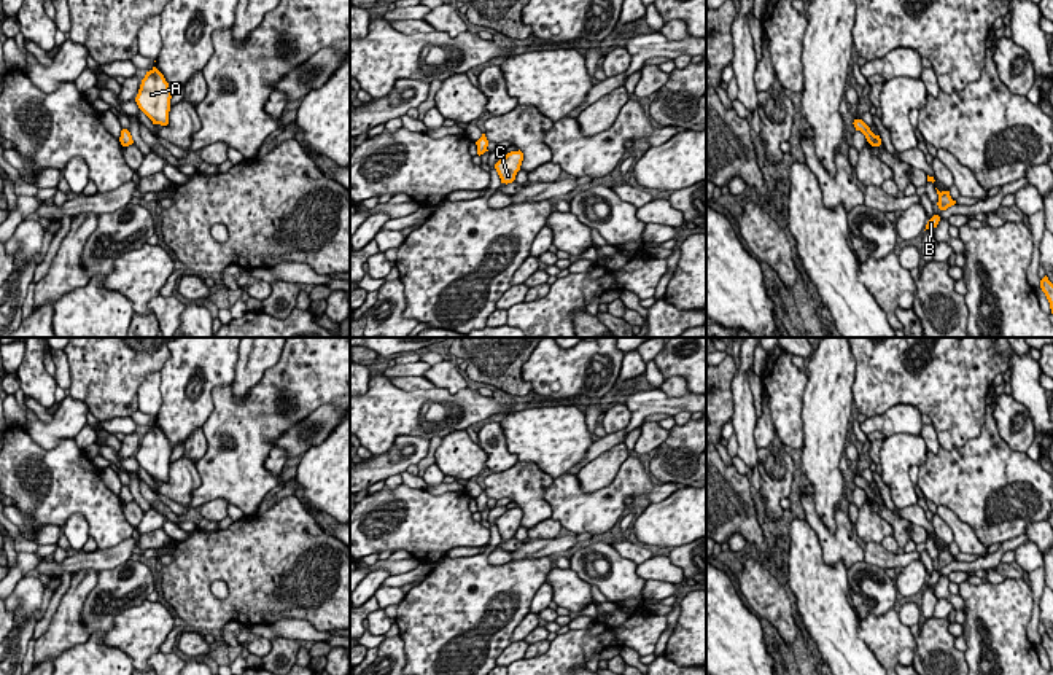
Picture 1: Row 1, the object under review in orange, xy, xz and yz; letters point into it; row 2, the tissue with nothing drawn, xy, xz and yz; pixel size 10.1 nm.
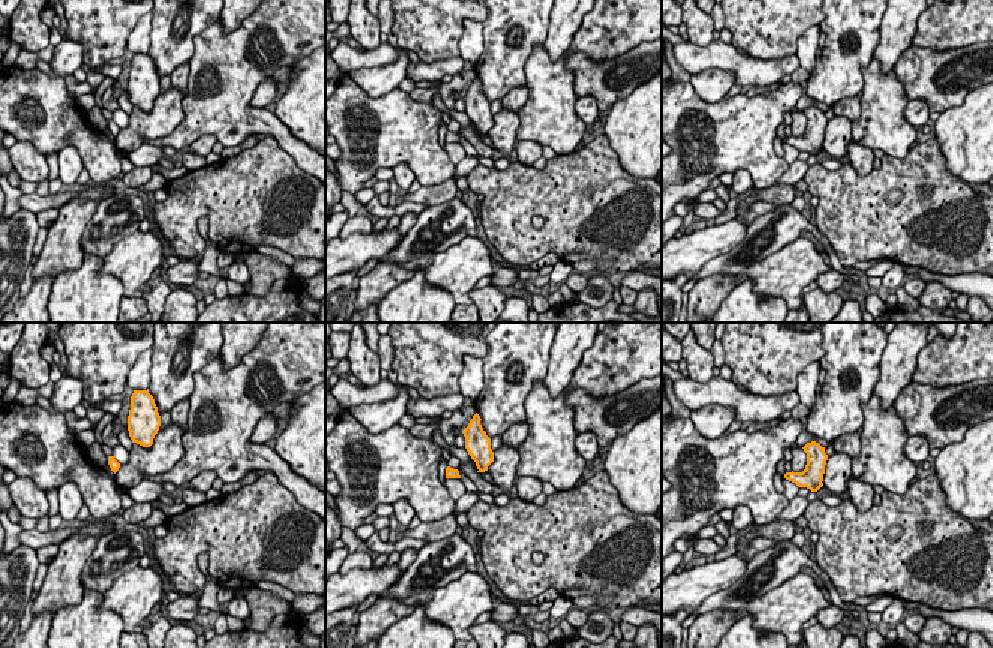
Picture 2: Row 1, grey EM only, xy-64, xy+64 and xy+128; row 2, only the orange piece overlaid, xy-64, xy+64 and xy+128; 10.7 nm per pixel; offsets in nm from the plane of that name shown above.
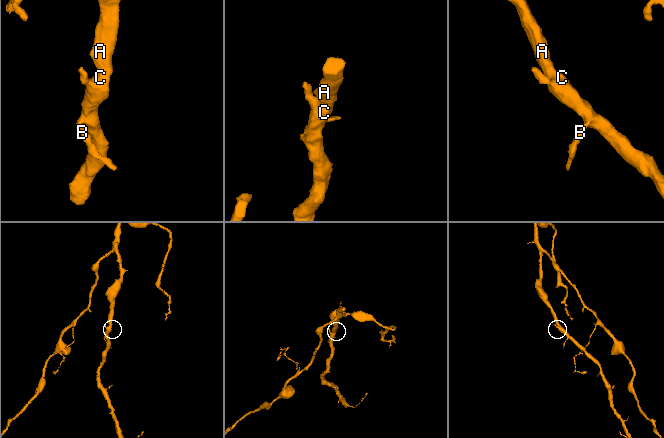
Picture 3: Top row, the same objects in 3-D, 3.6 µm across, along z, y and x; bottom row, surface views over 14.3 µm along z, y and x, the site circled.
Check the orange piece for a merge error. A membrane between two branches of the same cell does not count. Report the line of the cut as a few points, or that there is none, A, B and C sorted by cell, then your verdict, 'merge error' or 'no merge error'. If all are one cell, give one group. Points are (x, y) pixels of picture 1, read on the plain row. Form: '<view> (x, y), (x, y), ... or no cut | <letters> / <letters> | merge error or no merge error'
no cut | A B C | no merge error

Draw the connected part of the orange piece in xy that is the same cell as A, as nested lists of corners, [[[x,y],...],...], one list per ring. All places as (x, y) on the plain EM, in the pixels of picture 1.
[[[153,423],[142,436],[135,458],[153,481],[167,482],[172,447],[164,431]]]

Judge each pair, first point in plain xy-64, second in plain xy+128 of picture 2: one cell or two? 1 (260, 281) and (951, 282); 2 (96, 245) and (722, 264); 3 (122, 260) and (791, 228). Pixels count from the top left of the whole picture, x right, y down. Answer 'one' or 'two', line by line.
1: two
2: one
3: two

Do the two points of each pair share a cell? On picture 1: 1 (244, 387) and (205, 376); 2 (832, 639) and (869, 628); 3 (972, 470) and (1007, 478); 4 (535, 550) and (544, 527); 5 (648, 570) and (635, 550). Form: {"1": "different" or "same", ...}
{"1": "different", "2": "different", "3": "same", "4": "different", "5": "different"}

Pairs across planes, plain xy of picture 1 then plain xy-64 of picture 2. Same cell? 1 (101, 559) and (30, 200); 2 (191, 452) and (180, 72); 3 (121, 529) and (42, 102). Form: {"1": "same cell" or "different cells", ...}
{"1": "same cell", "2": "same cell", "3": "same cell"}

